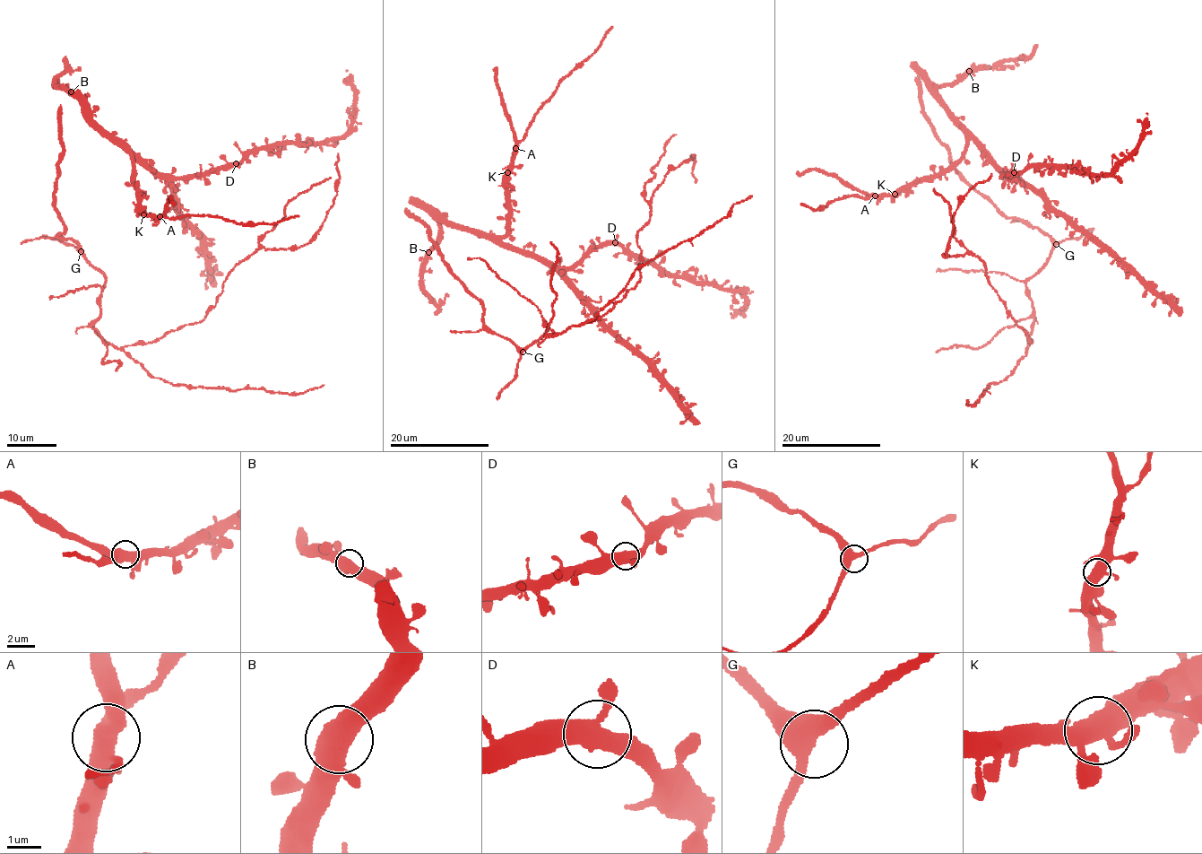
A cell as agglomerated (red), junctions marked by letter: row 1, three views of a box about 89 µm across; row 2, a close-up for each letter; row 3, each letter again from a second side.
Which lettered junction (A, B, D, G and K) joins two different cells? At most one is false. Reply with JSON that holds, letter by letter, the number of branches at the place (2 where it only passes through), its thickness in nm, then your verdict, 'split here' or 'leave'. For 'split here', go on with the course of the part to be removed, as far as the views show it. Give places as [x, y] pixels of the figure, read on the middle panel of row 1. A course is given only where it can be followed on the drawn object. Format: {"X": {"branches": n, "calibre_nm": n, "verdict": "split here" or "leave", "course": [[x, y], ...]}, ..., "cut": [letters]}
{"A": {"branches": 3, "calibre_nm": 480, "verdict": "split here", "course": [[515, 148], [534, 115], [557, 86], [597, 48], [612, 26]]}, "B": {"branches": 3, "calibre_nm": 480, "verdict": "leave"}, "D": {"branches": 3, "calibre_nm": 480, "verdict": "leave"}, "G": {"branches": 3, "calibre_nm": 480, "verdict": "leave"}, "K": {"branches": 3, "calibre_nm": 480, "verdict": "leave"}, "cut": ["A"]}

